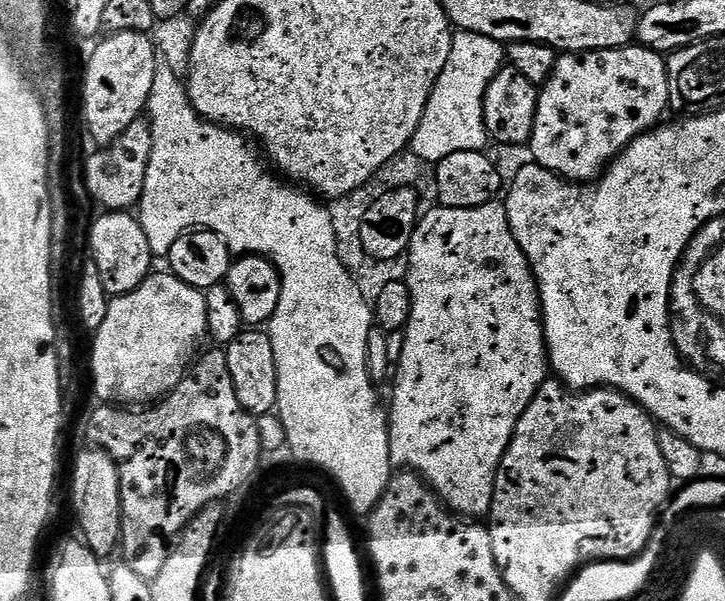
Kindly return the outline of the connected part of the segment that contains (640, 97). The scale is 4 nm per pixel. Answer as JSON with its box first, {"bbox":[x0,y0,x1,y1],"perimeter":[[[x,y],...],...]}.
{"bbox":[531,46,669,181],"perimeter":[[[629,46],[557,55],[554,70],[536,97],[531,159],[565,180],[599,181],[626,145],[665,119],[669,98],[668,61],[649,48]]]}

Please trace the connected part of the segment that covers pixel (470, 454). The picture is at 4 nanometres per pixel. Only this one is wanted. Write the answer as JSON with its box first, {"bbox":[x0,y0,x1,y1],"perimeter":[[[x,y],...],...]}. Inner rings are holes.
{"bbox":[388,202,550,518],"perimeter":[[[493,202],[477,208],[435,207],[423,213],[406,253],[406,261],[408,260],[406,283],[412,299],[412,314],[408,319],[408,327],[402,333],[404,345],[400,348],[400,365],[397,363],[394,368],[396,385],[392,388],[392,408],[390,404],[388,412],[390,454],[392,463],[397,469],[414,472],[424,479],[425,484],[451,511],[465,518],[484,518],[491,513],[496,471],[500,469],[500,463],[512,440],[514,430],[526,406],[530,406],[530,402],[536,397],[550,372],[548,345],[544,343],[544,321],[540,311],[540,291],[536,285],[536,275],[528,265],[526,254],[520,249],[510,230],[508,212],[503,203]]]}

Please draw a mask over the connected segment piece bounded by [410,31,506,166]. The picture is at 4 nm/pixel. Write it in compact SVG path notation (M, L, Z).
M457 31L452 38L450 58L426 102L422 122L414 134L410 152L430 165L459 152L484 152L490 137L484 121L484 99L492 79L506 64L506 48L494 38Z

